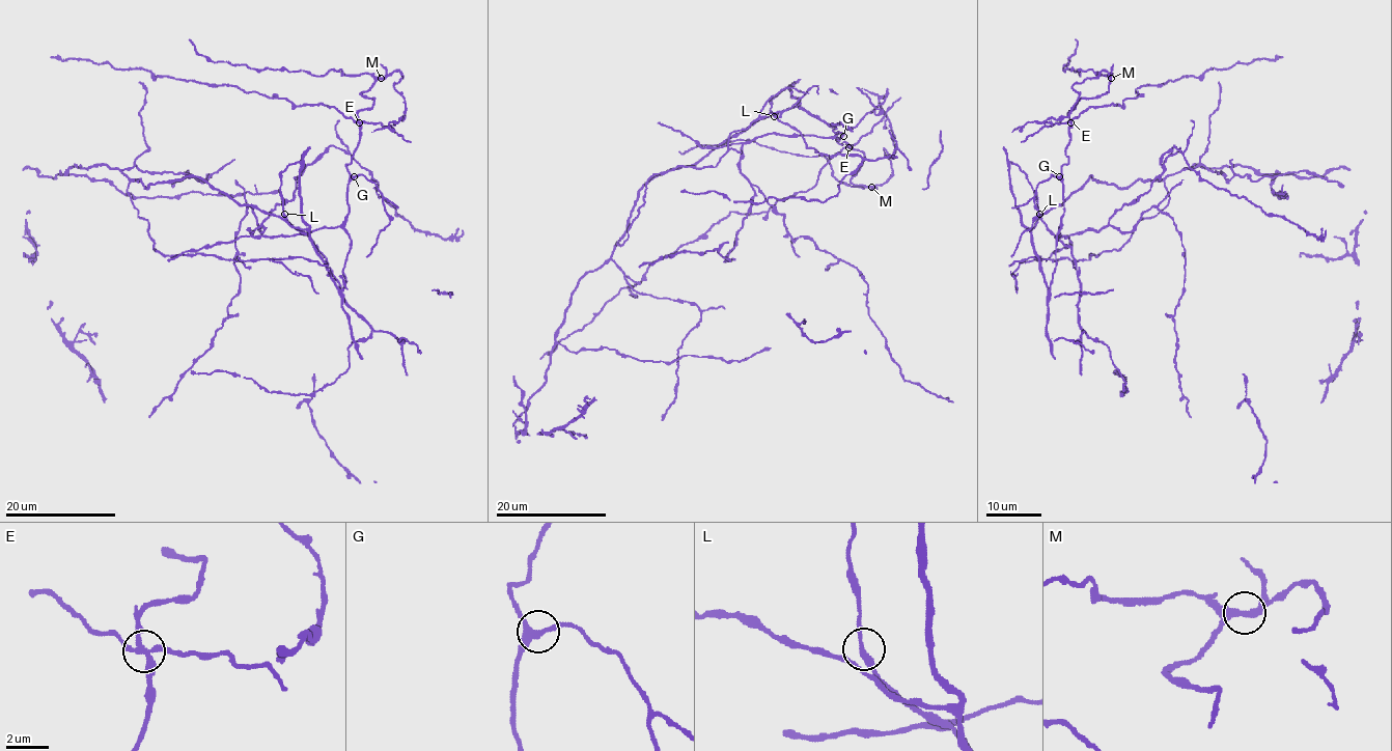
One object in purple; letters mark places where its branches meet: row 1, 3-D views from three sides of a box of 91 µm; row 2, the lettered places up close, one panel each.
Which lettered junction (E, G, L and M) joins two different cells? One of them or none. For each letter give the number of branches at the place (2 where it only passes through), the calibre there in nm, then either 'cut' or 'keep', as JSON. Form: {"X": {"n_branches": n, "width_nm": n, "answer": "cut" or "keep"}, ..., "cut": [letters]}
{"E": {"n_branches": 4, "width_nm": 280, "answer": "cut"}, "G": {"n_branches": 3, "width_nm": 280, "answer": "keep"}, "L": {"n_branches": 3, "width_nm": 240, "answer": "keep"}, "M": {"n_branches": 4, "width_nm": 260, "answer": "keep"}, "cut": ["E"]}

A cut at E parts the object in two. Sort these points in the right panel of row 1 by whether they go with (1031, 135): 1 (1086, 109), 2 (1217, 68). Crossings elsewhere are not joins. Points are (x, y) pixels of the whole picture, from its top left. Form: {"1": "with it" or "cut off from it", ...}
{"1": "with it", "2": "with it"}

